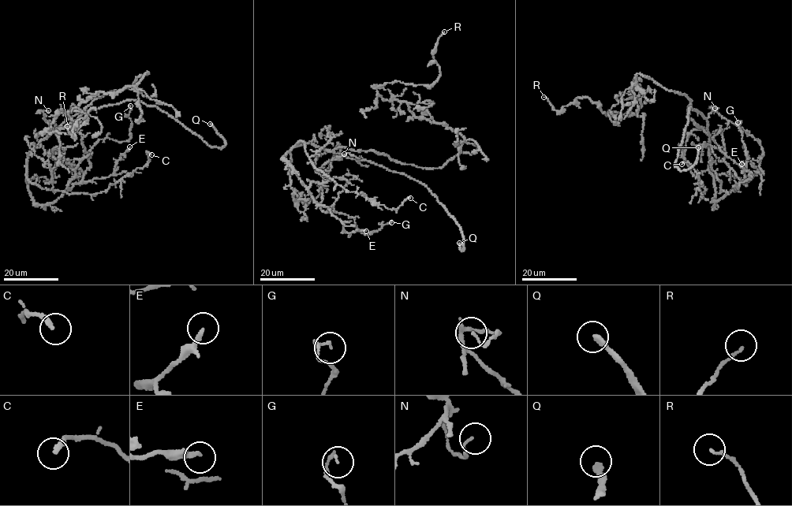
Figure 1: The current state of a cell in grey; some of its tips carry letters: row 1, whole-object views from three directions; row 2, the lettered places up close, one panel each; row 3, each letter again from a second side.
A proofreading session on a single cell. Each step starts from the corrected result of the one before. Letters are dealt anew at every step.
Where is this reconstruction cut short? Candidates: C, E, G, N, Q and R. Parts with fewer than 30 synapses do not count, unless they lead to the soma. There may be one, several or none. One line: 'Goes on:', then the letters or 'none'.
Goes on: Q

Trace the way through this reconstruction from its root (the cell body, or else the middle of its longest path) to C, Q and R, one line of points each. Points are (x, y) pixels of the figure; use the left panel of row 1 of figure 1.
C: (106, 94), (40, 142), (28, 156), (28, 179), (43, 188), (96, 194), (142, 168), (151, 154)
Q: (106, 94), (47, 137), (78, 113), (130, 99), (155, 106), (211, 146), (222, 148), (224, 139), (210, 124)
R: (106, 94), (148, 72), (60, 113), (45, 131), (69, 135), (87, 118), (74, 136), (67, 126)

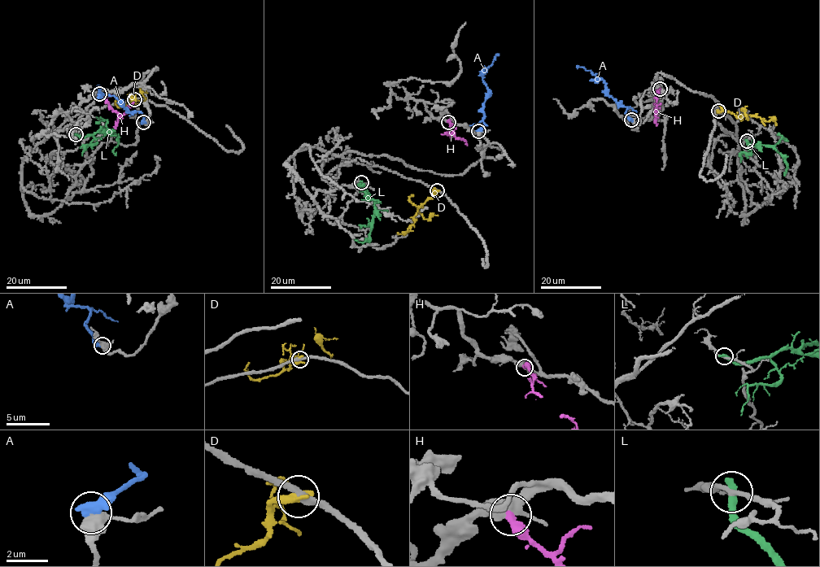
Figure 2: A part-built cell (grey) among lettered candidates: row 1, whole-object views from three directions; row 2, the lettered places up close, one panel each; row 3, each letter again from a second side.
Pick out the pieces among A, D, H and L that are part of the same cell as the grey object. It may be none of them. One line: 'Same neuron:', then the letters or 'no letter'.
Same neuron: A

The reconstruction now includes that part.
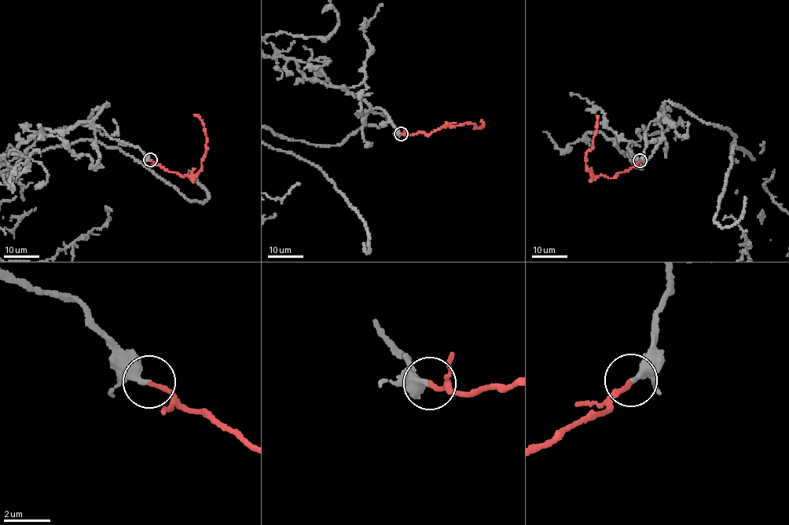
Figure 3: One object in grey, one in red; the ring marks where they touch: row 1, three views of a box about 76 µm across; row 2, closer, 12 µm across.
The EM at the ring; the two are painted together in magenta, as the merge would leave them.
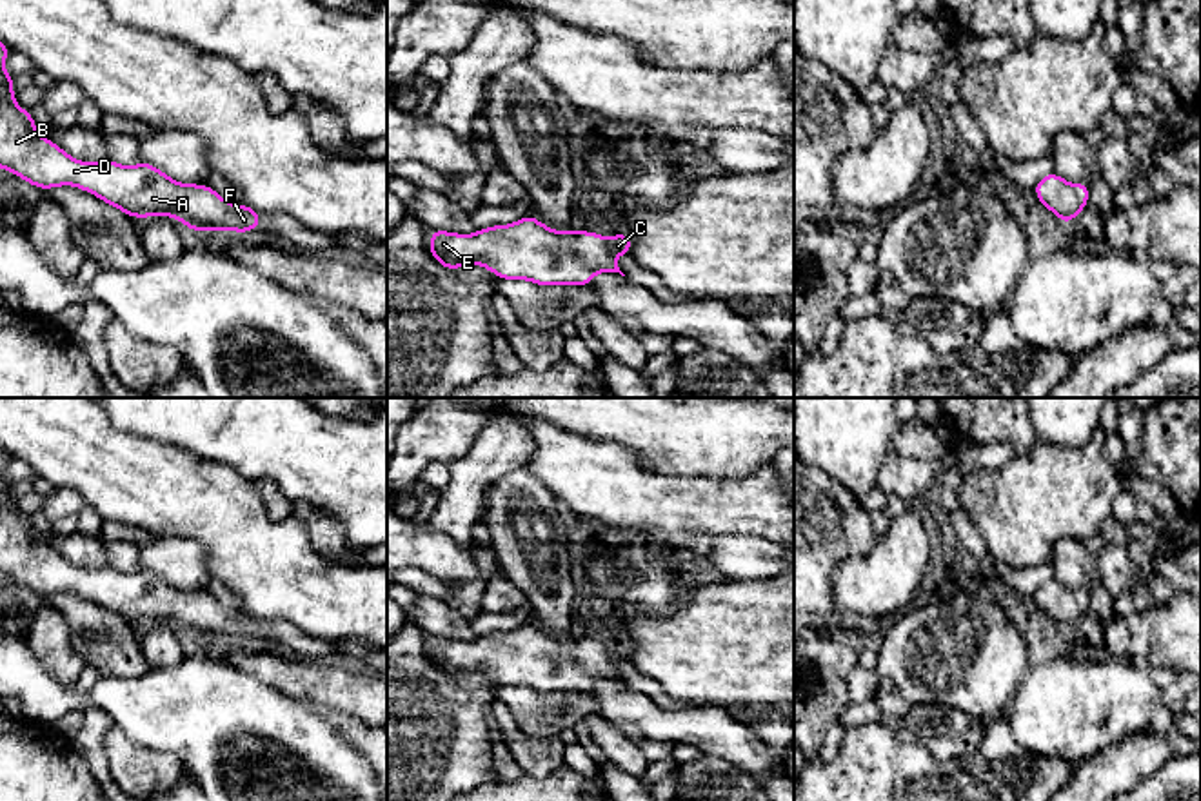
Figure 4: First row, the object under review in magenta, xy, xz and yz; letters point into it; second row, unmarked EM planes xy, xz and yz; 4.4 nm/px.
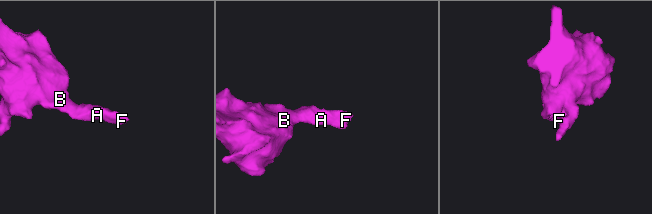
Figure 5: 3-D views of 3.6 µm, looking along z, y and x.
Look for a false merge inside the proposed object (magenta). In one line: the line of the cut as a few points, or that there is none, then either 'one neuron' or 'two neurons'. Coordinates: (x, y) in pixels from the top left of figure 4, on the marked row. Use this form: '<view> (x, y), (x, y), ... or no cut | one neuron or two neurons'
no cut | one neuron

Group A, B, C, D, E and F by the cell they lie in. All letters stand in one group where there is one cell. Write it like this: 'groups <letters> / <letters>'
groups A B C D E F

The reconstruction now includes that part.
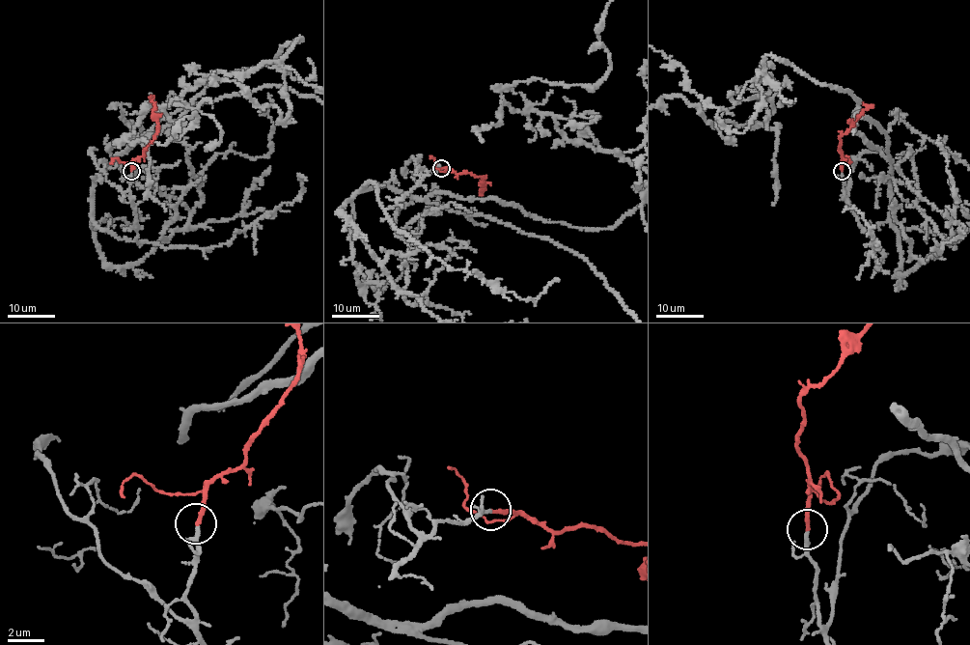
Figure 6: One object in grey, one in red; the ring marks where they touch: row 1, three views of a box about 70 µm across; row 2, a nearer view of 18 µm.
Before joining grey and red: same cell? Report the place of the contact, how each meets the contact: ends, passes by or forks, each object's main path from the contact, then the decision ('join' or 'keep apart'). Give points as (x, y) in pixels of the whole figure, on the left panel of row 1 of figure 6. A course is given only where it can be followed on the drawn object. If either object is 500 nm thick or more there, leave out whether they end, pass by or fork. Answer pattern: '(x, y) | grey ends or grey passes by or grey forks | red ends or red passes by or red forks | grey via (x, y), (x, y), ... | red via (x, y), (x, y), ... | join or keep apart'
(131, 171) | grey ends | red ends | red via (130, 171), (132, 163), (142, 156), (156, 133), (152, 95) | join

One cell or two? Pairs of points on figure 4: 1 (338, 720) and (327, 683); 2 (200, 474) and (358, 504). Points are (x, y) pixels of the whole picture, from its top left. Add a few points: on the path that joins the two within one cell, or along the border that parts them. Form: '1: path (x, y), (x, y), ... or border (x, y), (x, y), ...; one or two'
1: border (315, 705), (346, 712), (367, 725); two
2: border (218, 462), (257, 484); two

